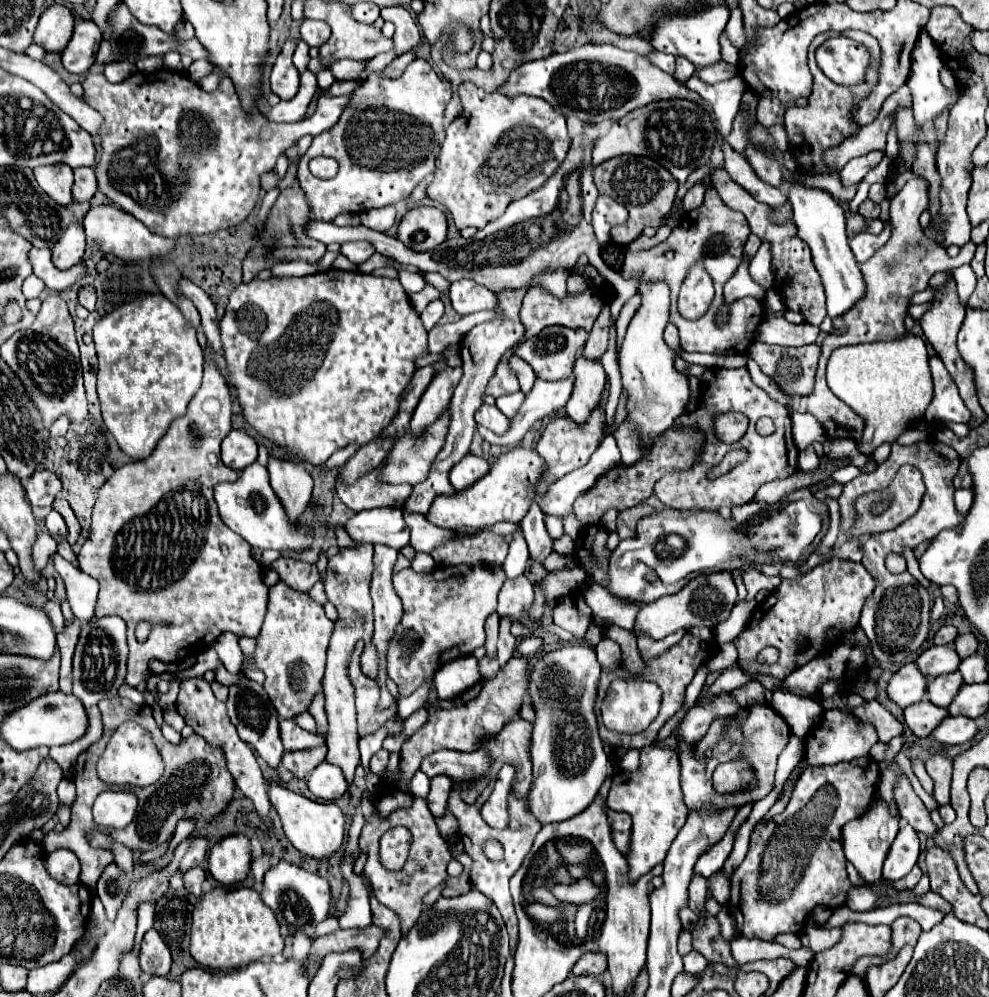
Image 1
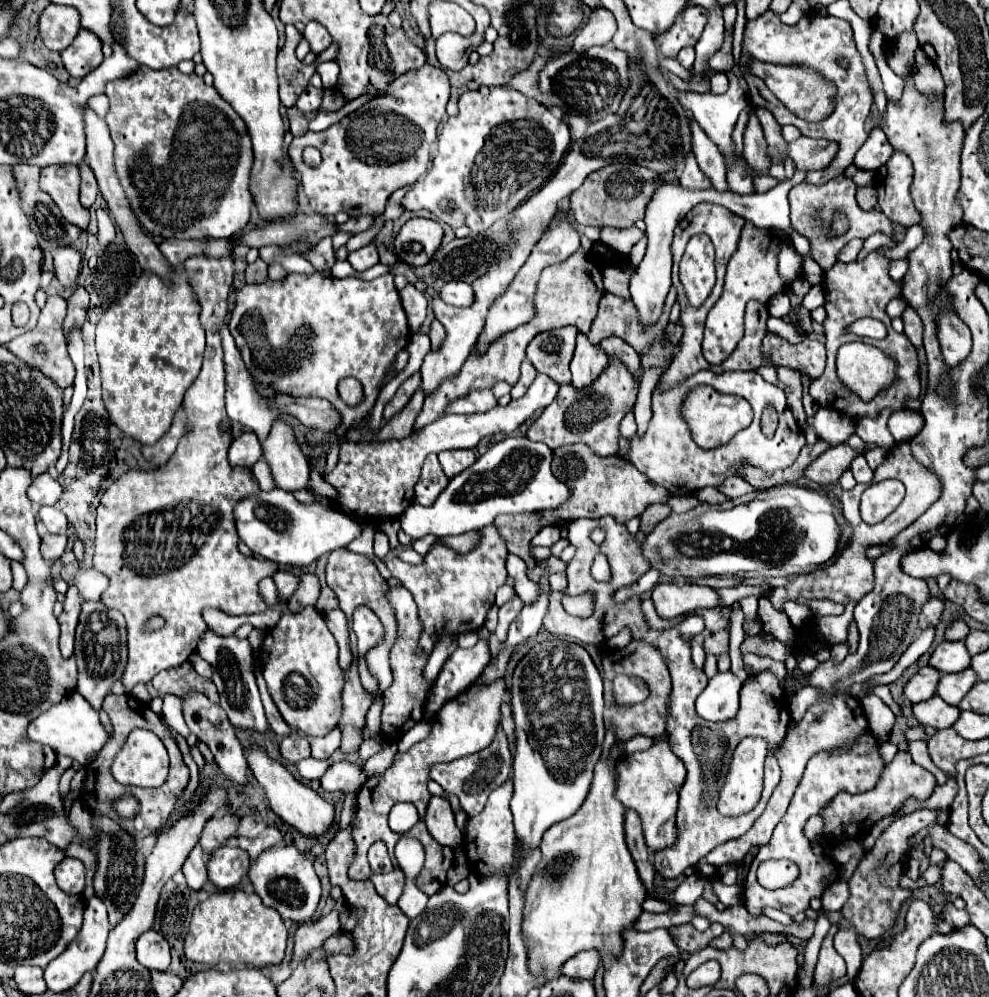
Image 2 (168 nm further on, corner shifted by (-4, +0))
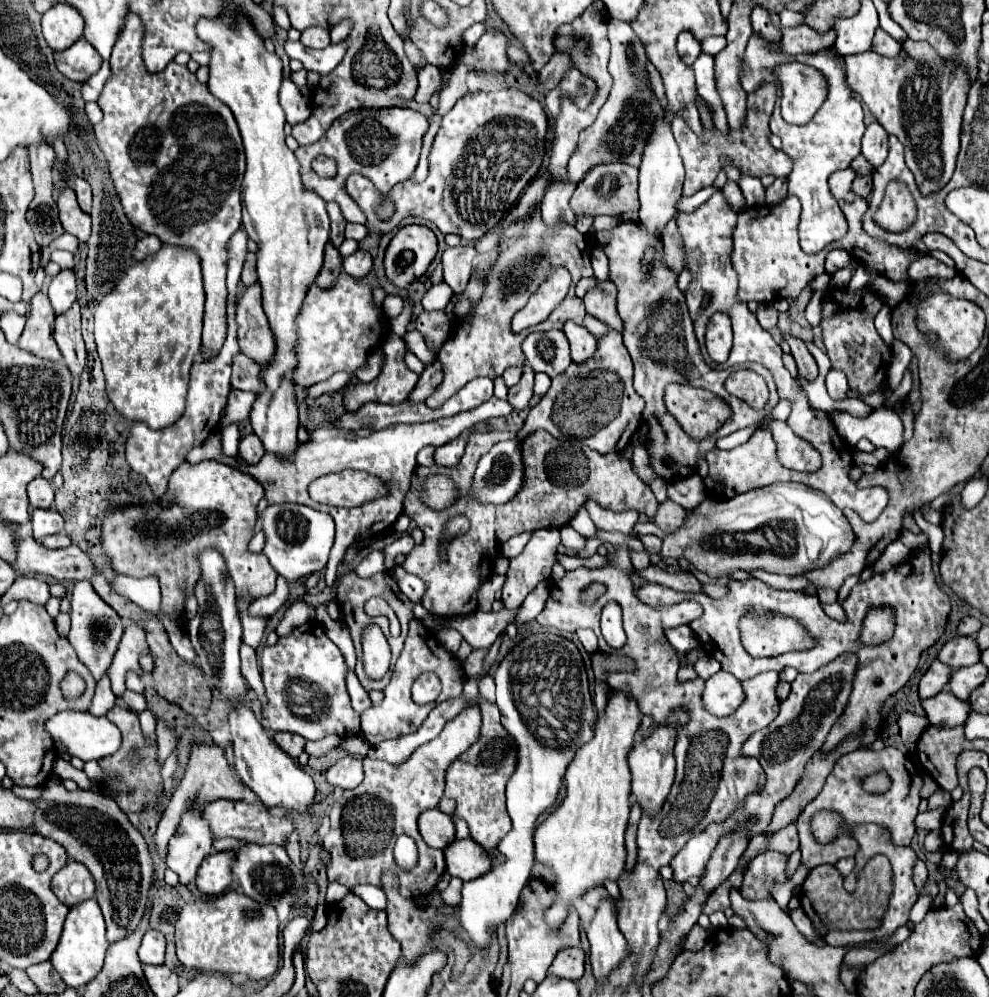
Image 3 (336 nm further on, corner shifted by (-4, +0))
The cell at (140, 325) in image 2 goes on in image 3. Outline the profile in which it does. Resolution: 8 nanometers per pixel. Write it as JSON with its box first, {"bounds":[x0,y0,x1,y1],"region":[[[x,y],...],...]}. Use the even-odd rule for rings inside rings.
{"bounds":[95,243,205,429],"region":[[[163,243],[157,253],[145,257],[141,263],[131,265],[117,281],[115,289],[101,299],[95,311],[95,343],[103,363],[107,395],[123,417],[143,421],[149,429],[163,429],[173,425],[181,413],[185,413],[189,369],[201,349],[203,305],[205,293],[197,253],[193,249],[181,249],[179,245],[167,243]]]}

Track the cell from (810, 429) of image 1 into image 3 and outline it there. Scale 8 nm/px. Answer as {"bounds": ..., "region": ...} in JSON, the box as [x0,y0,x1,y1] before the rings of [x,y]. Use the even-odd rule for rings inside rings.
{"bounds":[831,407,903,455],"region":[[[879,407],[865,419],[857,419],[845,411],[833,411],[831,417],[849,446],[854,447],[861,438],[867,438],[875,447],[893,455],[903,445],[903,423],[893,409]]]}

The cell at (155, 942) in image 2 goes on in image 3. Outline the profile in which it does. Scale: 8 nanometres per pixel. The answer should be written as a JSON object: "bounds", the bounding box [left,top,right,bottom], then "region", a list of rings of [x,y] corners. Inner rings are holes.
{"bounds":[139,929,165,965],"region":[[[149,929],[143,935],[139,947],[139,959],[143,965],[163,965],[163,957],[165,957],[165,937],[161,931]]]}

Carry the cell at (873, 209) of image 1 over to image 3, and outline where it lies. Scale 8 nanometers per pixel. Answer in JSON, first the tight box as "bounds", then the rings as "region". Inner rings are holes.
{"bounds":[853,175,871,197],"region":[[[857,175],[853,181],[853,193],[857,193],[859,197],[867,197],[871,193],[871,177]]]}

